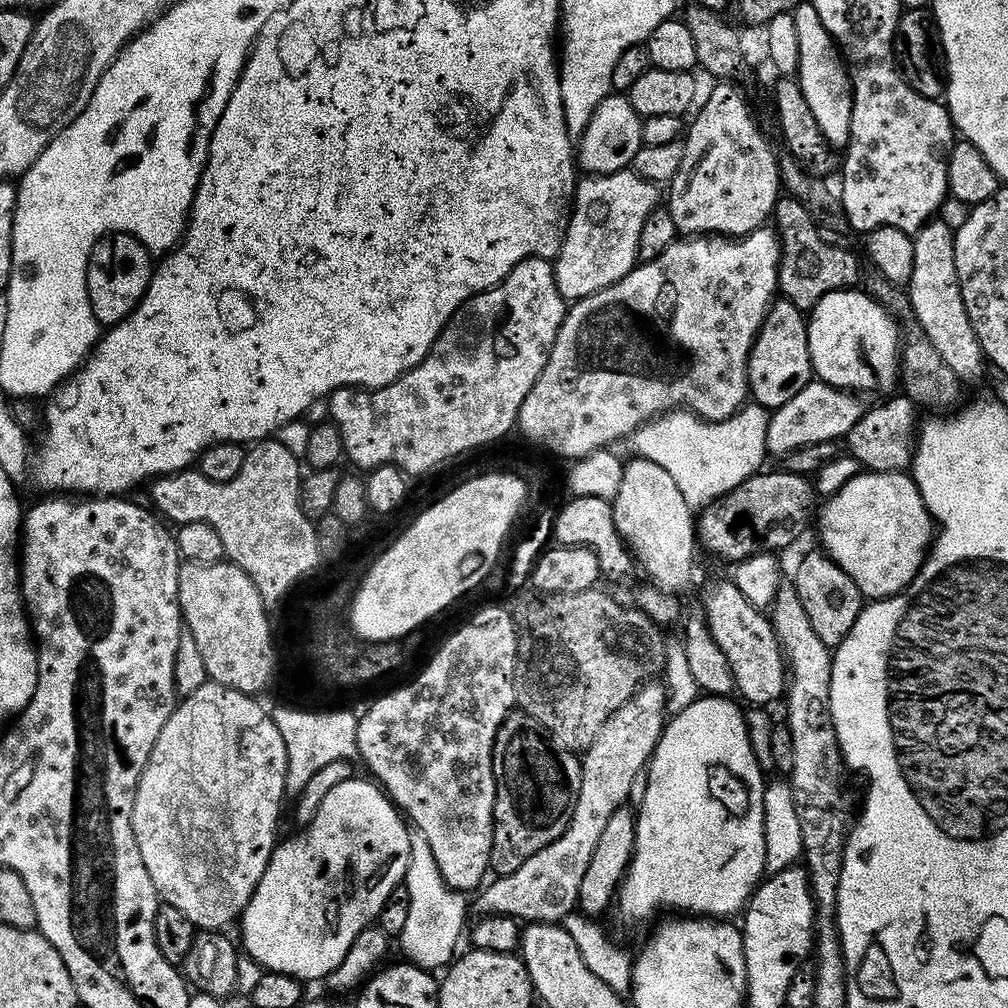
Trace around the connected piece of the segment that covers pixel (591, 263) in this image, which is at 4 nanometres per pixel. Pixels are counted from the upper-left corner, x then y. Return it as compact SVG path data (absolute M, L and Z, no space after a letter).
M625 170L623 172L611 172L605 176L588 174L577 183L576 195L572 205L572 215L568 218L568 229L564 235L564 241L560 247L560 253L556 255L554 267L558 290L565 302L581 300L583 296L594 294L614 282L618 282L629 270L636 267L638 261L638 233L642 230L642 222L661 203L662 192L655 183L642 178L637 172Z

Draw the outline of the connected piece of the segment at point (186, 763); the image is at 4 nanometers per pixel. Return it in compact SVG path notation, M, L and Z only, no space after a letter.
M225 684L198 686L166 718L136 787L132 829L146 874L154 882L157 897L182 910L200 930L224 930L239 917L278 843L276 823L280 820L280 803L286 799L286 742L282 742L282 734L278 734L278 726L266 708L264 712L256 700Z

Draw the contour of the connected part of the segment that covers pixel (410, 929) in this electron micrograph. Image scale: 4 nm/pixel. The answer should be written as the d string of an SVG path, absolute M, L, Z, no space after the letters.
M415 830L409 831L410 862L406 866L406 874L402 887L410 894L410 914L406 918L406 926L402 926L398 943L404 947L409 961L418 968L429 970L443 969L452 963L457 955L456 943L460 935L465 935L464 919L470 912L470 900L465 893L455 892L442 878L438 870L438 862L434 862L434 854L430 851L430 842Z

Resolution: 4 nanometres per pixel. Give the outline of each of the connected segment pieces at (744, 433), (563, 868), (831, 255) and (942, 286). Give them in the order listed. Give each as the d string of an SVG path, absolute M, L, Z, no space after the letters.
M755 402L745 403L744 407L739 408L733 416L725 420L704 420L695 412L669 410L660 413L659 416L653 416L632 433L630 443L633 449L631 451L650 462L658 462L658 466L662 466L662 470L666 470L666 474L674 478L678 490L682 490L682 498L686 498L688 505L693 510L700 510L718 497L732 492L734 486L738 486L746 478L761 471L760 459L768 452L766 430L769 415L769 409Z
M652 678L641 684L629 700L622 702L622 706L606 718L602 730L598 730L594 742L583 753L576 805L572 808L568 823L560 828L560 836L554 838L550 846L542 846L538 854L530 854L530 858L526 858L514 874L489 879L475 893L474 908L475 911L477 908L477 913L512 916L517 922L554 924L577 911L578 886L582 886L586 866L590 866L590 858L598 847L598 838L602 838L602 829L606 822L610 822L610 814L614 814L614 810L629 803L628 795L636 779L637 784L641 779L664 732L664 712L669 711L669 689L663 688L658 681Z
M784 194L777 200L772 215L771 223L774 231L780 237L780 265L778 266L778 292L783 299L794 302L801 310L810 310L822 297L831 292L848 290L860 276L860 264L852 252L847 252L840 244L827 244L820 228L815 224L813 213L802 206L793 196Z
M933 218L927 224L917 230L912 236L912 245L914 246L914 270L910 274L906 285L908 301L916 315L916 321L922 326L926 338L934 342L934 350L942 354L942 362L954 370L954 374L962 382L976 380L986 368L986 357L978 338L974 334L974 326L970 326L970 318L966 314L966 302L962 302L962 290L958 282L958 266L954 266L954 228L950 223Z

